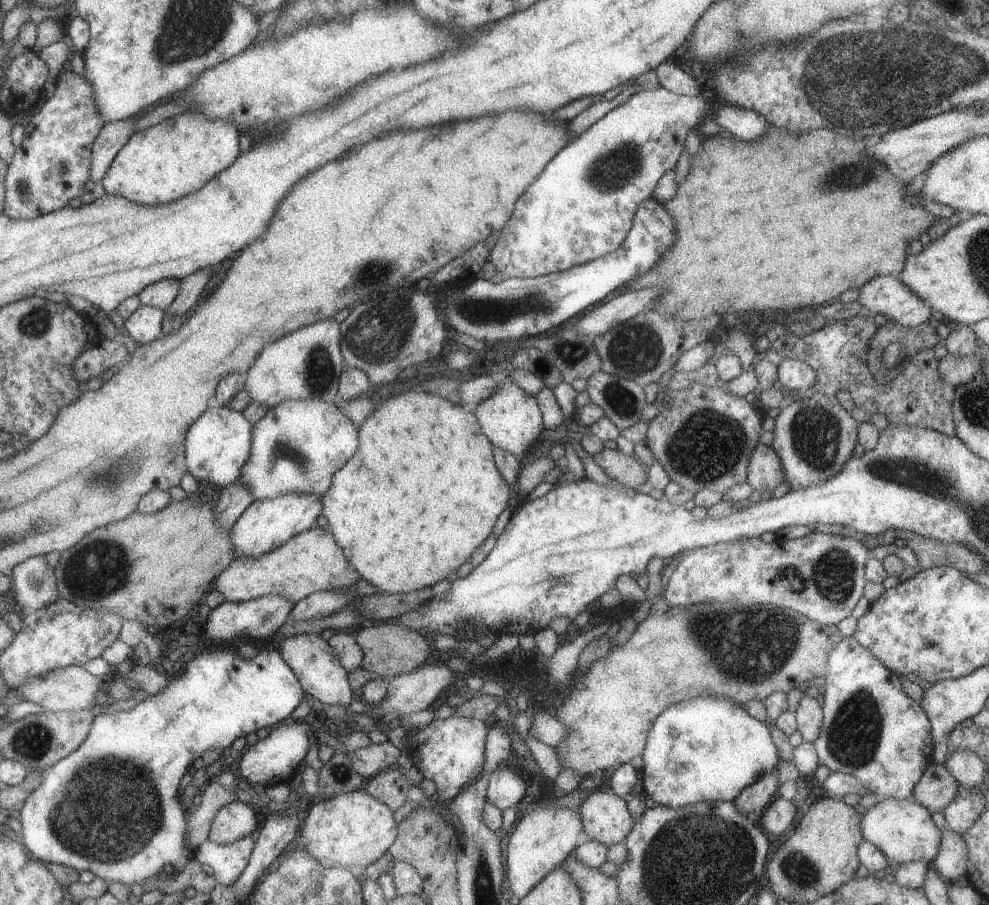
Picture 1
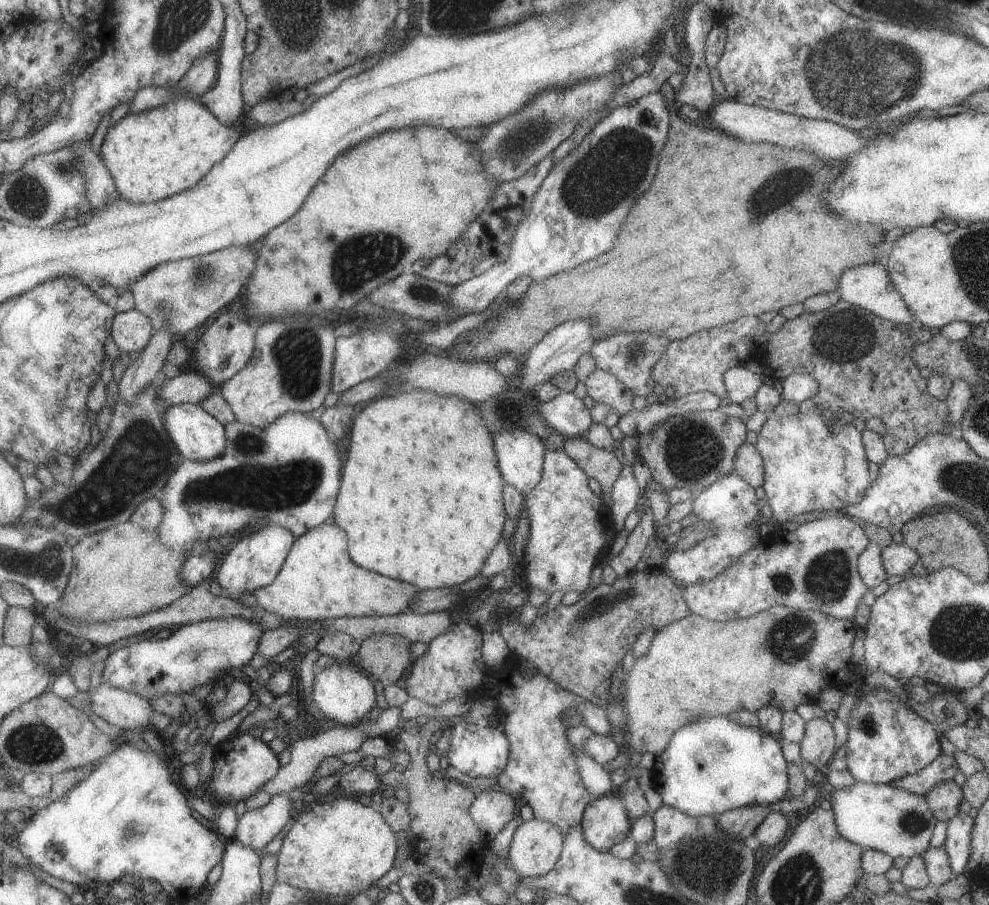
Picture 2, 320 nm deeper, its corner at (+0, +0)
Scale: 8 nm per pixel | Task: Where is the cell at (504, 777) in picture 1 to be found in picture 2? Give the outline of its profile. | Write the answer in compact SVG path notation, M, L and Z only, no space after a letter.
M494 787L475 793L469 815L485 837L486 843L489 843L501 830L501 826L505 826L509 820L516 819L513 810L515 806L509 795Z

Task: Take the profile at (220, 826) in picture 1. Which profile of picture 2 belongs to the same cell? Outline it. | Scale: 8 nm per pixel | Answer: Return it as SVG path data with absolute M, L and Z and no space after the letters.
M292 793L275 794L265 806L254 805L250 811L245 811L237 818L237 826L233 832L232 842L248 847L256 852L263 849L278 833L283 833L291 821L291 806L294 804Z

